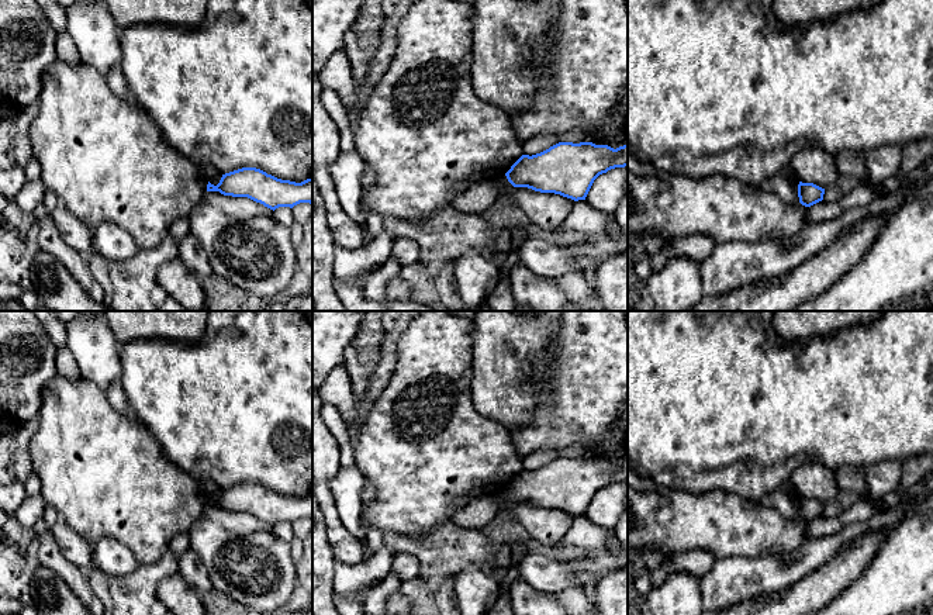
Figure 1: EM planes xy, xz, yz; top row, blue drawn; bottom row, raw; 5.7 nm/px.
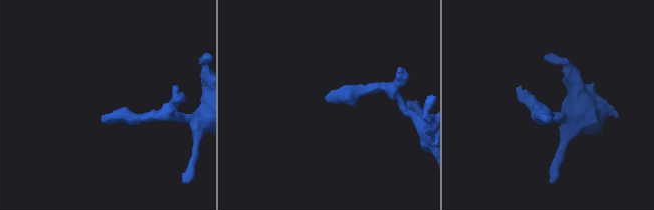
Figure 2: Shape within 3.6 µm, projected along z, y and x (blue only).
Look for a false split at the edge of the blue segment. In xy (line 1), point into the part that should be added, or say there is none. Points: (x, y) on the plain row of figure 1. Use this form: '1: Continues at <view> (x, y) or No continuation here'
1: No continuation here

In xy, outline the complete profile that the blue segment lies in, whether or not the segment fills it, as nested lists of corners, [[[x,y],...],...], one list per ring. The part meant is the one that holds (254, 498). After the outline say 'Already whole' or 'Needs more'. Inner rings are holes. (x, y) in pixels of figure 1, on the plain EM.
[[[242,483],[222,490],[217,501],[208,497],[207,507],[248,512],[270,525],[300,518],[312,519],[312,493],[301,498],[281,495],[256,483]]]. Already whole

